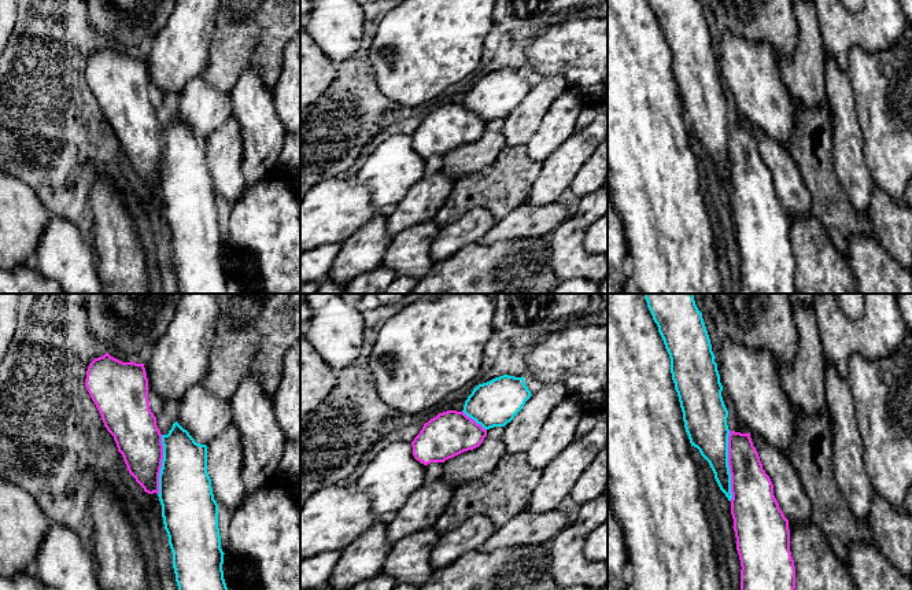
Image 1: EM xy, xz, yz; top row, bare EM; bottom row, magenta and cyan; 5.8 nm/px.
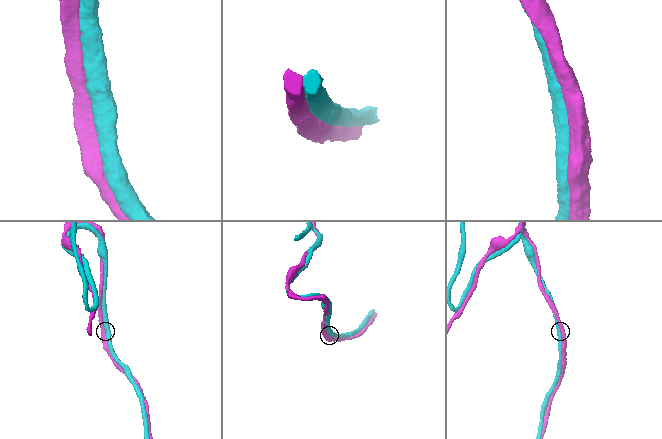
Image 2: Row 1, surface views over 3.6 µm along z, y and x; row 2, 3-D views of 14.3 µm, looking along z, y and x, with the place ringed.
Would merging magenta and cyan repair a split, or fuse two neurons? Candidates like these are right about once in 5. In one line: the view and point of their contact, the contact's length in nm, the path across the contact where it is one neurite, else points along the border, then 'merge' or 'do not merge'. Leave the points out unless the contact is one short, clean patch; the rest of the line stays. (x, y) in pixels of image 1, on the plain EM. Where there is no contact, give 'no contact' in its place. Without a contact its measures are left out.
meets magenta in yz at (728, 158); contact 400 nm long; merge

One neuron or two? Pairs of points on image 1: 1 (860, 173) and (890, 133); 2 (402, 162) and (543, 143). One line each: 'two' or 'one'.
1: one
2: two

